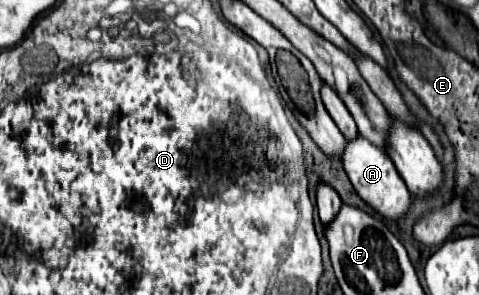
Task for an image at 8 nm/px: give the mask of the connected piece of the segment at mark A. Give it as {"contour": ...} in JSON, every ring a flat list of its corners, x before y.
{"contour":[[358,134,352,140,346,140,346,148,342,152,342,166,354,186,354,190,360,194,360,198,370,204,374,210,378,210,384,218,398,220,410,206,410,192,404,184,404,180,398,176,398,170,394,168,394,162,390,156,366,140,362,134]]}

